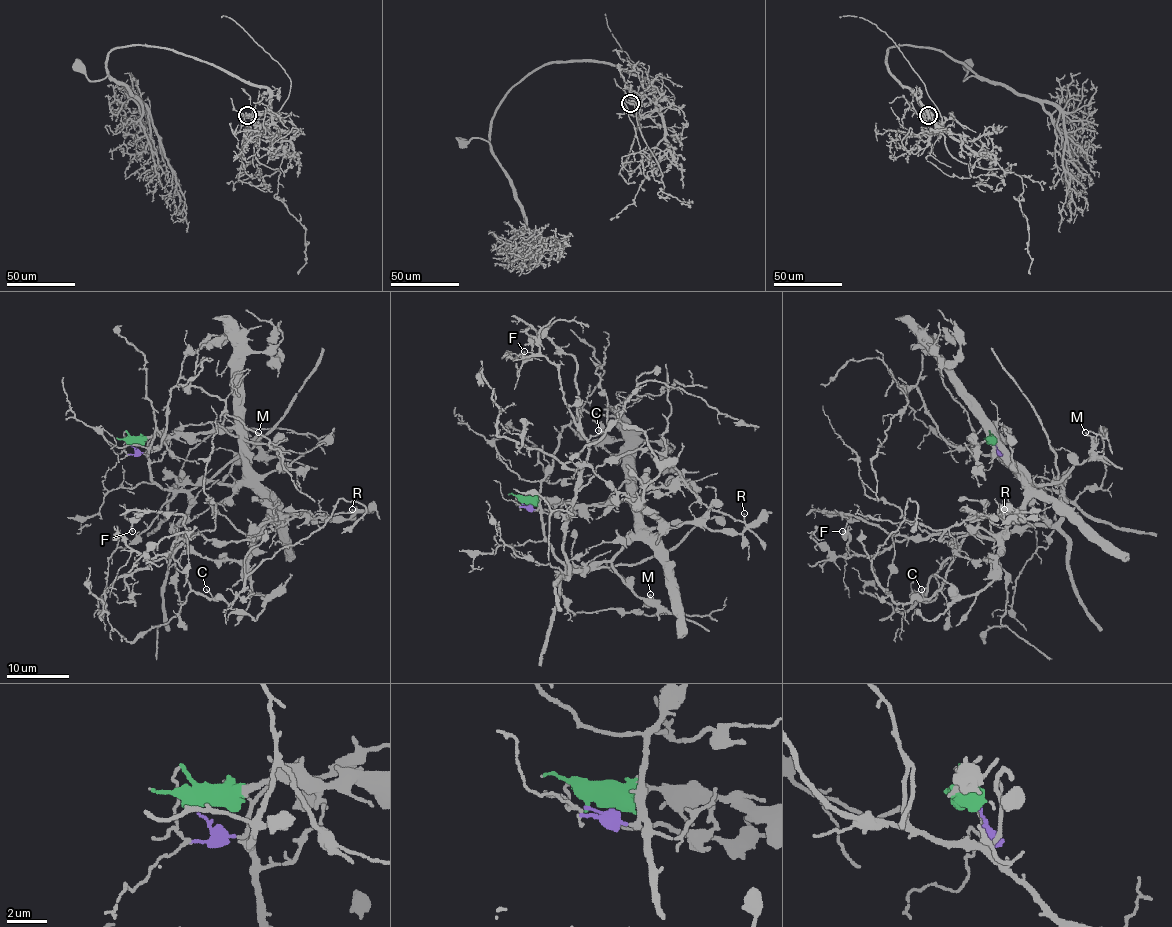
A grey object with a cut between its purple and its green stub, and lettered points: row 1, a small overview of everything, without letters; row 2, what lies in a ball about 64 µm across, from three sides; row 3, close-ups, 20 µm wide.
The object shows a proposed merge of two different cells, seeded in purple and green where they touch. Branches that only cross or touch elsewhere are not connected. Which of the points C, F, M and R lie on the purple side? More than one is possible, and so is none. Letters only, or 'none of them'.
C, F

